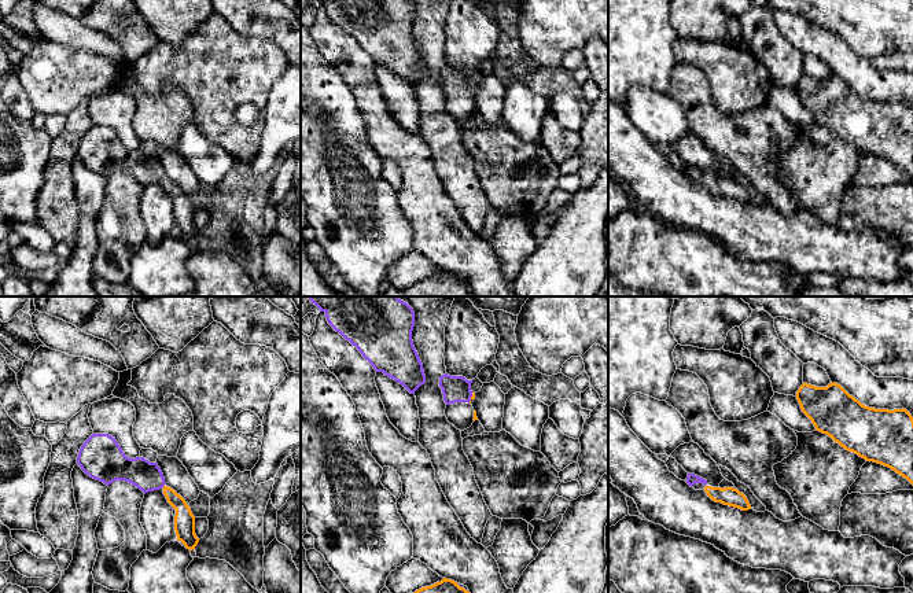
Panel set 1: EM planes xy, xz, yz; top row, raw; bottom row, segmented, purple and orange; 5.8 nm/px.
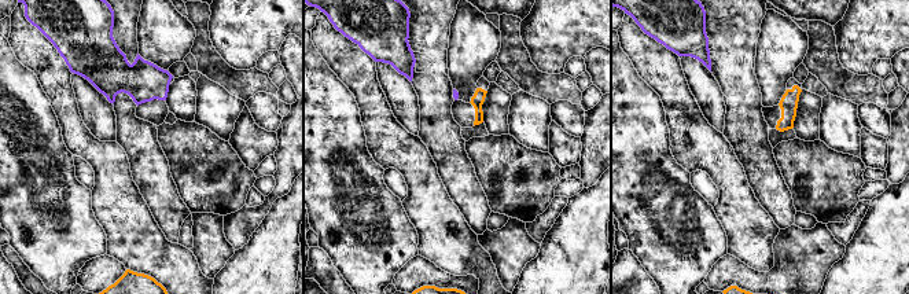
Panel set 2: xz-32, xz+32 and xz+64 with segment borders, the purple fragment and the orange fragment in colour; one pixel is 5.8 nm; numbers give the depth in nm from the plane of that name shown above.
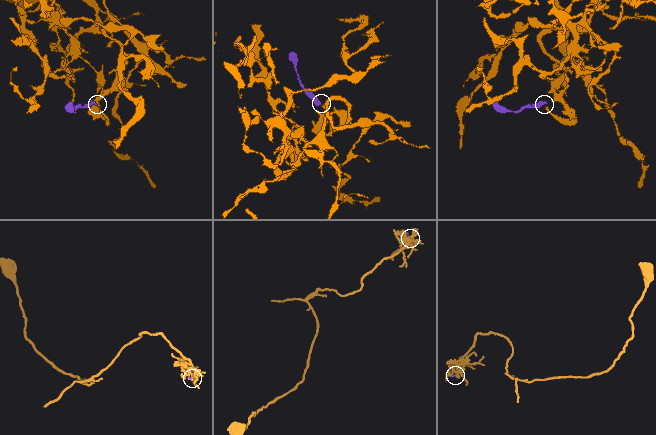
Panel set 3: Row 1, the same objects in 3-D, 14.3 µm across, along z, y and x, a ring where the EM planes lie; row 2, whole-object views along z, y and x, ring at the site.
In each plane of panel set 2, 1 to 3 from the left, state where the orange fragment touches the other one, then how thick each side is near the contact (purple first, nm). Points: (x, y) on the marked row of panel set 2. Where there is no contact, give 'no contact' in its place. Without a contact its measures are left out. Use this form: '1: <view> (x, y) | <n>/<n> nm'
1: no contact
2: no contact
3: no contact

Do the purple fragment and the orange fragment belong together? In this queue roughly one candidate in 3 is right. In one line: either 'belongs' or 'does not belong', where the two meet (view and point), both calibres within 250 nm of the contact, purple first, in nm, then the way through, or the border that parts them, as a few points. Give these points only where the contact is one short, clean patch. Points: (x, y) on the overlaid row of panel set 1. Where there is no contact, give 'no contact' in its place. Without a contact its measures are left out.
belongs; contact xz (470, 398); calibres 160 and 20 nm; way xz (456, 389), (470, 398), (472, 397)

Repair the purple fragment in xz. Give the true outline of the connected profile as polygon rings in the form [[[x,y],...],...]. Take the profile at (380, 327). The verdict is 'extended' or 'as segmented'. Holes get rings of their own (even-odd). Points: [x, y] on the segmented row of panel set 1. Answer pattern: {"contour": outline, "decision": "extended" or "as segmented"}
{"contour": [[[309,296],[309,299],[320,312],[325,313],[328,324],[356,346],[376,372],[383,372],[386,376],[394,379],[411,394],[415,394],[415,391],[426,383],[423,364],[412,340],[415,312],[406,302],[397,296]]], "decision": "as segmented"}

